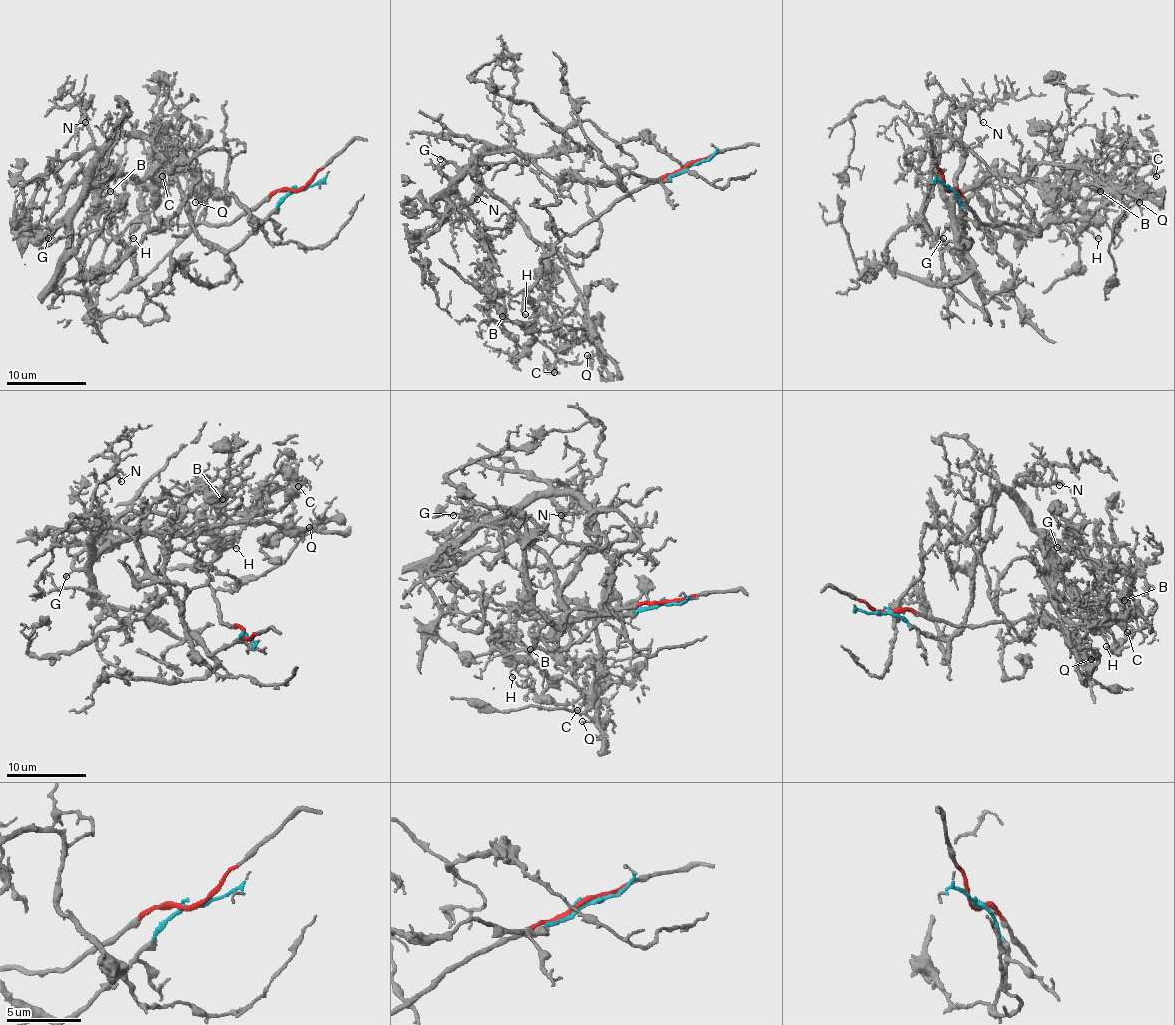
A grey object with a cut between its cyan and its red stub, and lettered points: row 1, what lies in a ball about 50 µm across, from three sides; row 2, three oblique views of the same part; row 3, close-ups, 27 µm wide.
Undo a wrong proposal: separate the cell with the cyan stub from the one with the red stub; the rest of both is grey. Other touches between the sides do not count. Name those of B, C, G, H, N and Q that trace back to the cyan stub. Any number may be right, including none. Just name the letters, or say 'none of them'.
G, N

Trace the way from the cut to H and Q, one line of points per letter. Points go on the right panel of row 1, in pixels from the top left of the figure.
H: (949, 189), (957, 191), (985, 225), (1019, 225), (1041, 231), (1049, 223), (1079, 221), (1099, 239)
Q: (949, 189), (985, 225), (1037, 231), (1097, 211), (1133, 167), (1111, 193), (1141, 195), (1139, 203)

